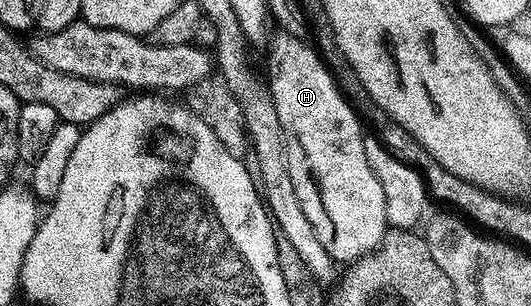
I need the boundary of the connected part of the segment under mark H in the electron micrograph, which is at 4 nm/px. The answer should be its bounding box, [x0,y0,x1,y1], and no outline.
[268,34,387,262]

